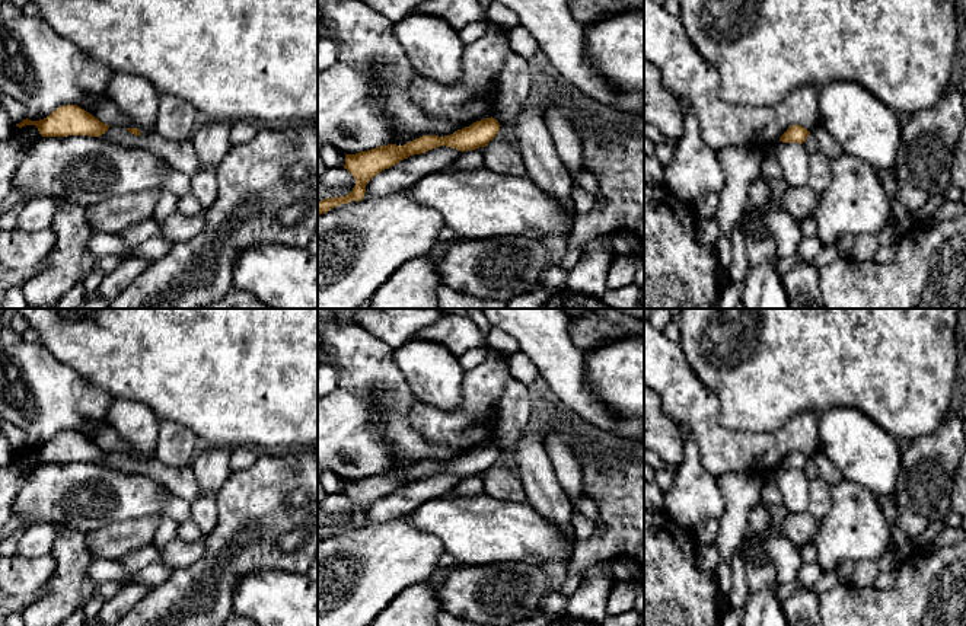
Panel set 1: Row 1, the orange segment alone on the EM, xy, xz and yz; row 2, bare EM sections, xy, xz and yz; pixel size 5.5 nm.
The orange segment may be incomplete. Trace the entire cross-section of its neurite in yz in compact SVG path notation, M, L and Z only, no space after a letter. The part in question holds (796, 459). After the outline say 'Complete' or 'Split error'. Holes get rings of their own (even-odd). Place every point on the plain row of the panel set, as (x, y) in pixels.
M791 451L780 464L782 469L800 469L803 470L809 463L810 457L807 457L801 451Z. Complete

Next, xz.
M491 443L458 456L450 461L423 461L404 472L383 470L367 478L345 480L344 495L354 502L356 511L345 523L318 527L318 542L325 540L341 530L361 527L366 520L366 511L372 504L409 482L421 480L440 472L460 478L476 476L478 473L485 473L498 460L500 453L498 447Z. Complete

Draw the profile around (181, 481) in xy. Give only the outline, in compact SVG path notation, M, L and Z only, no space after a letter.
M109 453L99 464L127 475L144 475L169 488L189 504L200 496L200 486L191 467L170 467L159 460L134 461L127 454Z

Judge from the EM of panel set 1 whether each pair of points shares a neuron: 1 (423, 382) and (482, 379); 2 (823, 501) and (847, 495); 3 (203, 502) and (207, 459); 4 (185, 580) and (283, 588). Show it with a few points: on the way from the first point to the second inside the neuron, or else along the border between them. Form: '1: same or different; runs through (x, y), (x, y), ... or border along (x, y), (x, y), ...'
1: different; border along (465, 371), (461, 401), (452, 409), (443, 409)
2: different; border along (831, 485), (831, 510), (819, 523)
3: same; runs through (207, 492), (207, 469)
4: different; border along (267, 568), (245, 572), (239, 578), (233, 610)

